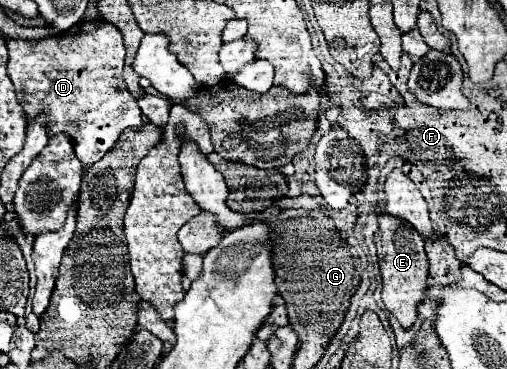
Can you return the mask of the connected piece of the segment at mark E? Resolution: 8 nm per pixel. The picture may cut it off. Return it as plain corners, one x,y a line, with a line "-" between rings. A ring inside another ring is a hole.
388,214
378,216
380,228
374,236
378,258
380,258
380,272
382,272
382,300
386,308
396,316
404,330
412,328
416,322
416,308
424,300
428,290
428,258
424,252
424,238
408,226
408,222
400,218
392,218

